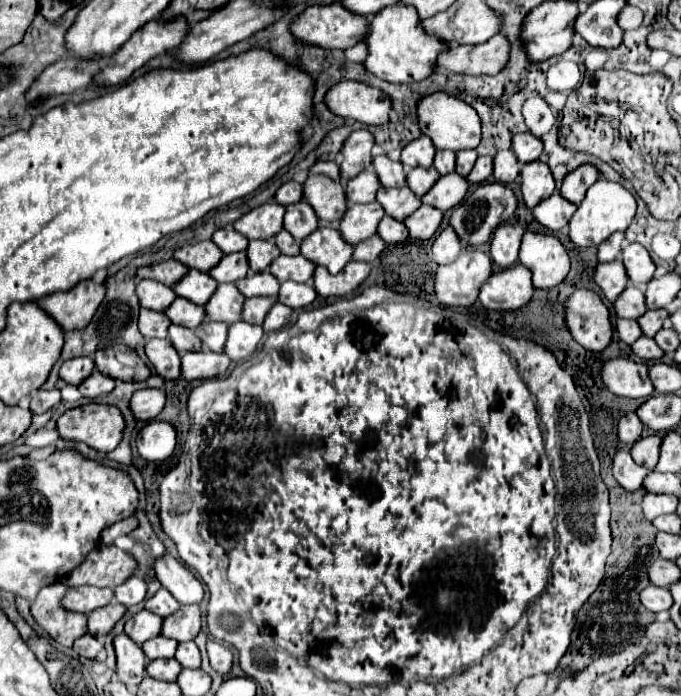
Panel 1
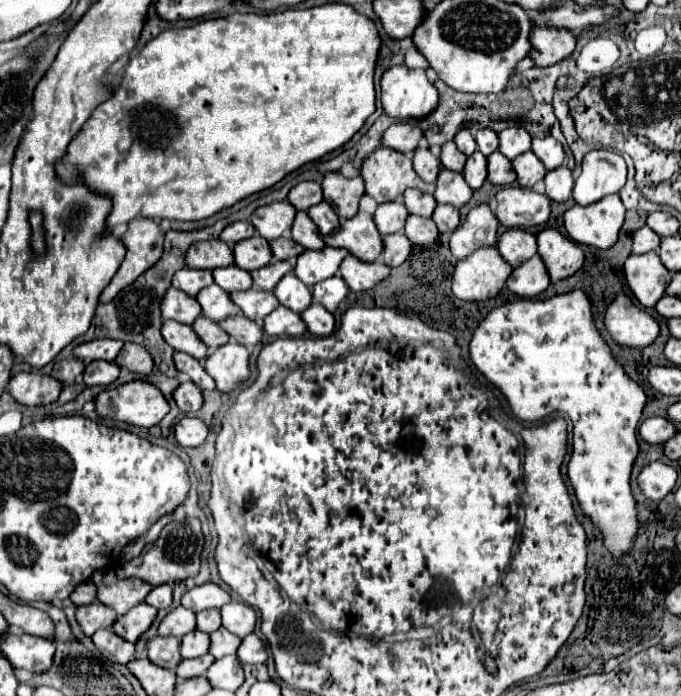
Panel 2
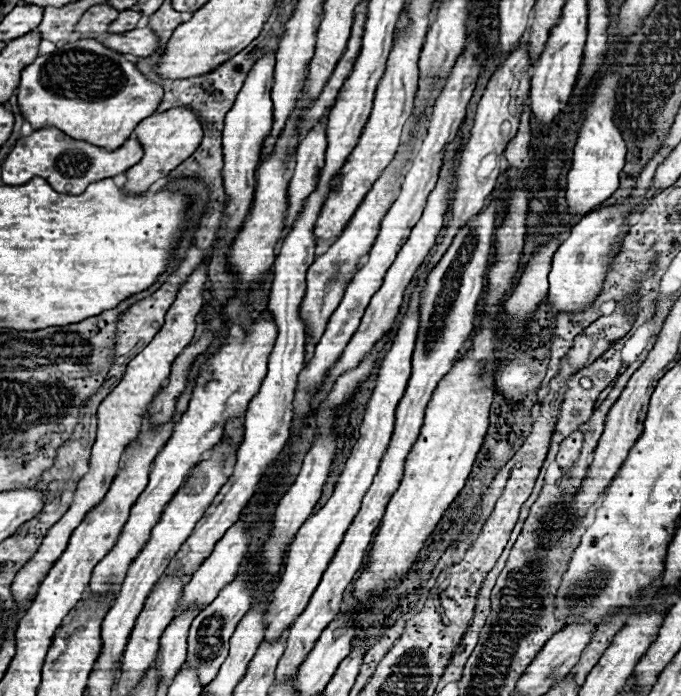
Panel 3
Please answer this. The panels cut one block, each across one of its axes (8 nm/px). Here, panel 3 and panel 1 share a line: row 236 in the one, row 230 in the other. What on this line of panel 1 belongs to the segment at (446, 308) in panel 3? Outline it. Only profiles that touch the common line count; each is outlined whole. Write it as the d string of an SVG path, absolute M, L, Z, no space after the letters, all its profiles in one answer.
M500 182L480 184L470 196L466 194L466 198L458 204L458 208L454 208L454 212L450 216L450 226L456 230L462 246L478 246L478 244L484 244L490 240L496 226L500 222L504 222L516 210L516 204L518 204L516 196L508 186L504 186Z

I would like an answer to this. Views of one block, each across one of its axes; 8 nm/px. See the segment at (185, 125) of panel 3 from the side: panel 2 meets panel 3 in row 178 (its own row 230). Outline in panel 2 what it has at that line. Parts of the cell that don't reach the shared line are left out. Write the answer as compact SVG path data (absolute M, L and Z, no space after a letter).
M132 220L128 224L128 230L120 238L126 248L126 256L110 284L102 290L98 298L100 304L110 302L122 288L146 272L146 268L158 262L158 256L162 256L162 236L164 234L160 234L154 220Z

